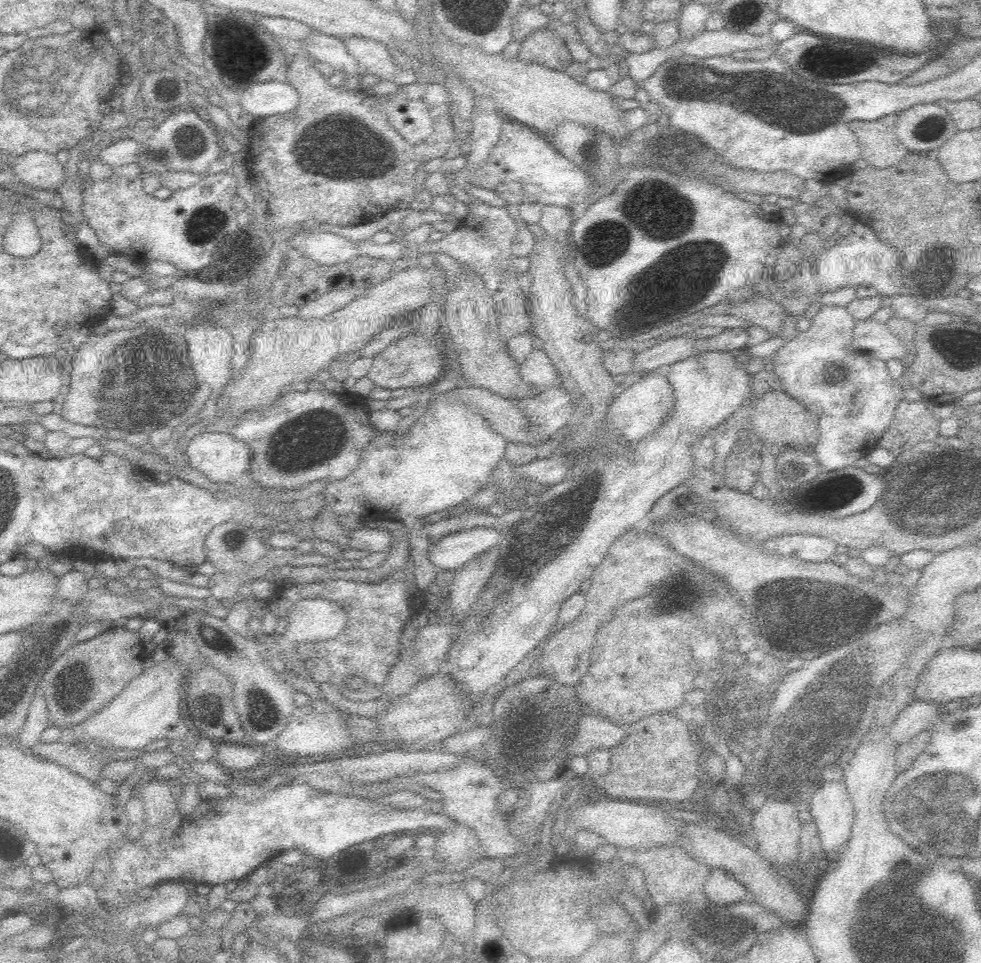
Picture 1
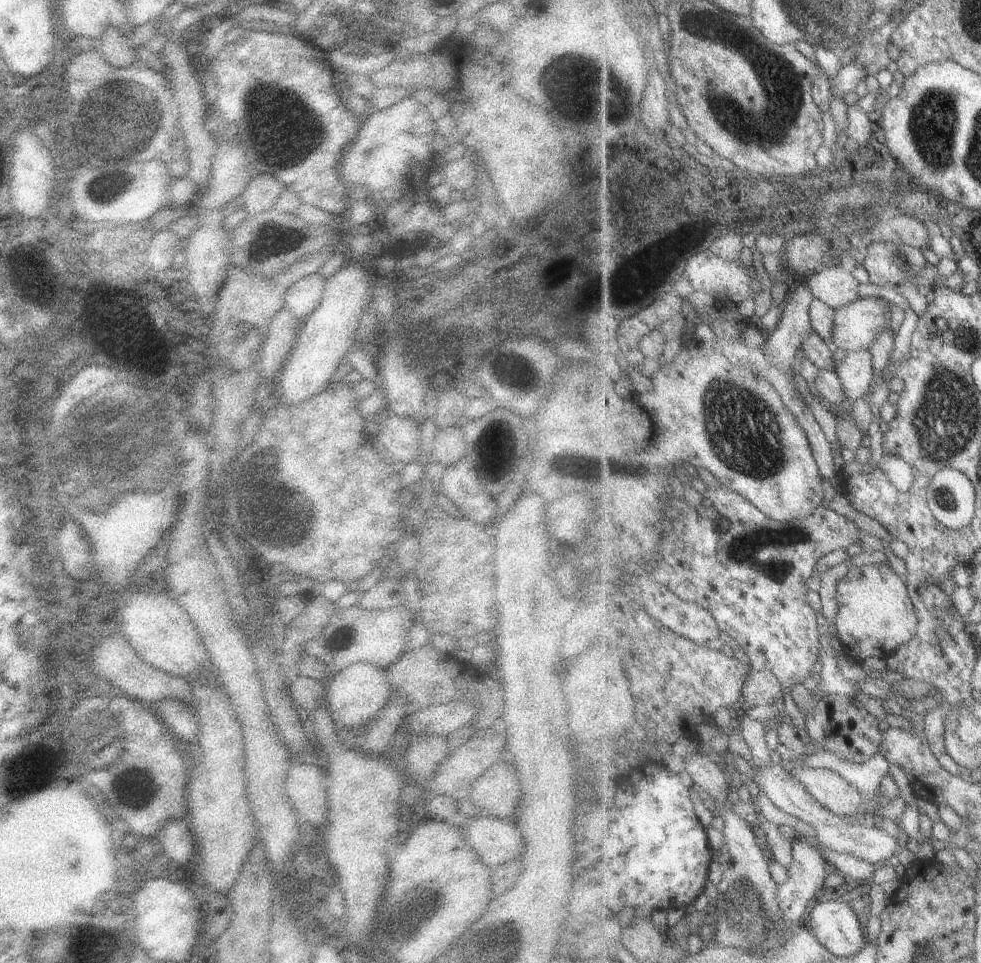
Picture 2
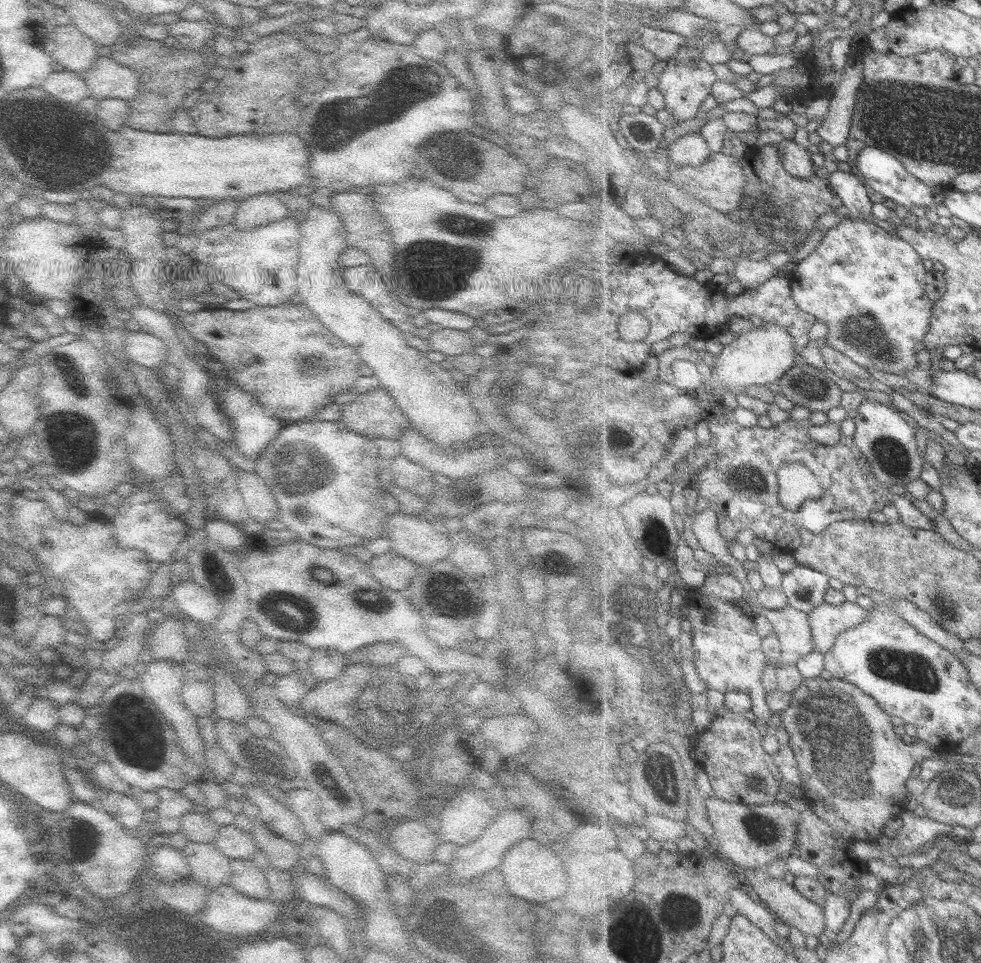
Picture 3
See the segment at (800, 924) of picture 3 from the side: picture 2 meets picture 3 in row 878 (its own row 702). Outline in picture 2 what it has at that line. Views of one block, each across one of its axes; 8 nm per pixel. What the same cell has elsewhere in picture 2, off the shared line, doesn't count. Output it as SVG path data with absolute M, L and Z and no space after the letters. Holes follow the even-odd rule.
M753 666L752 672L745 681L744 686L744 696L742 701L746 701L749 706L755 707L765 704L771 704L777 702L777 700L782 700L783 692L785 692L782 682L771 672L770 670L763 669L762 671L755 669Z

